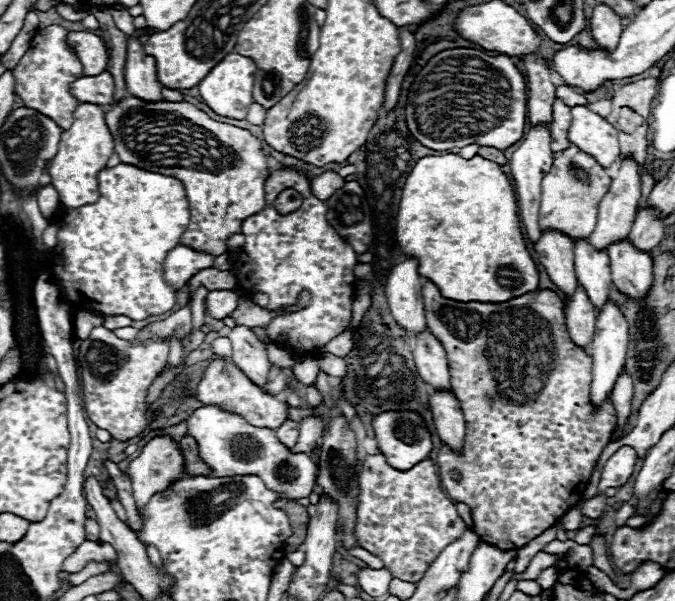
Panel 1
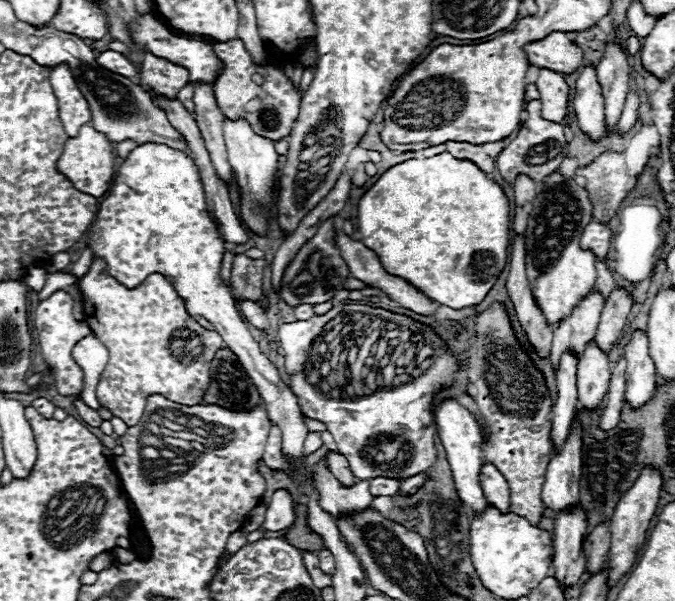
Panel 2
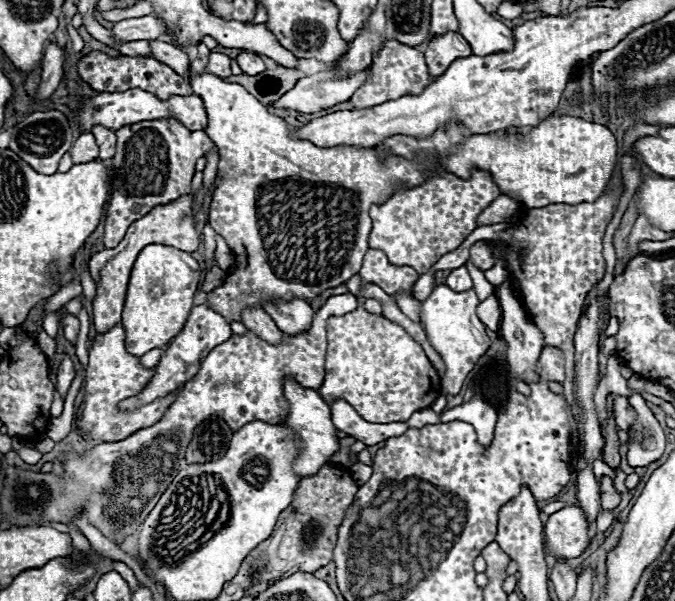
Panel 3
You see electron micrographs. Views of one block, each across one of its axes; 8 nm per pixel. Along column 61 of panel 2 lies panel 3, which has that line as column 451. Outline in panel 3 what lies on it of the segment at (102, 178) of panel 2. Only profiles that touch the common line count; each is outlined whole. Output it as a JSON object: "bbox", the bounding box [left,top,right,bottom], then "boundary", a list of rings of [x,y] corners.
{"bbox":[444,116,616,208],"boundary":[[[548,116],[520,138],[474,134],[458,146],[456,154],[444,160],[444,166],[460,178],[468,178],[472,168],[486,170],[502,194],[518,200],[524,208],[544,208],[544,204],[582,204],[598,200],[614,172],[616,150],[614,134],[602,124],[572,116]]]}

